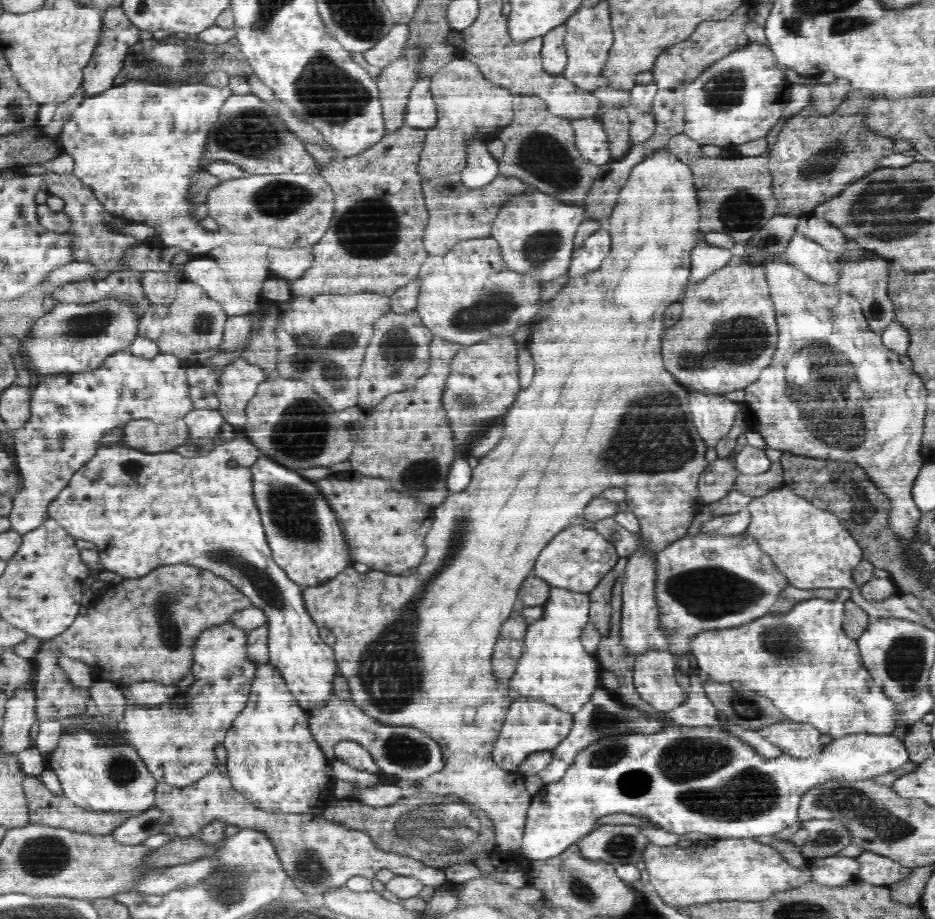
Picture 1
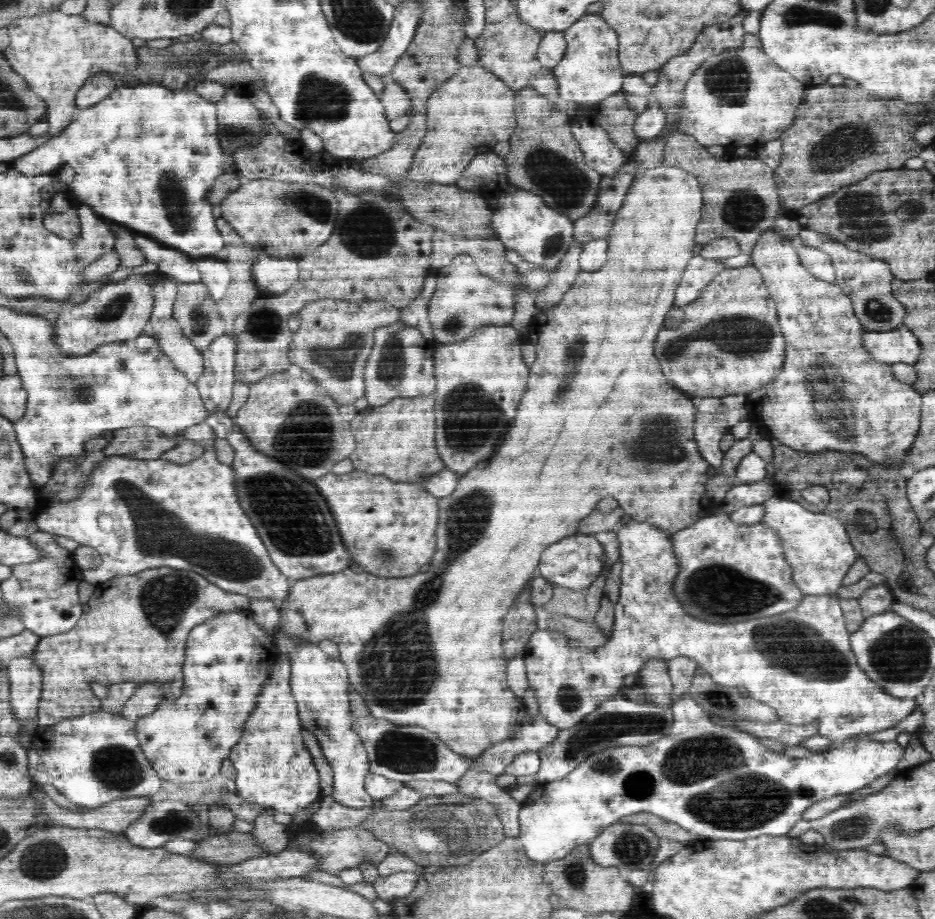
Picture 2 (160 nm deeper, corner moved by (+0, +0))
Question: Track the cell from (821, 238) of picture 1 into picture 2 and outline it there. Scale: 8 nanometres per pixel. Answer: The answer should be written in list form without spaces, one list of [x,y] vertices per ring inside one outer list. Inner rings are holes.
[[[802,229],[798,235],[804,246],[825,252],[836,264],[838,268],[836,282],[839,283],[840,289],[851,297],[855,315],[859,317],[866,330],[888,332],[903,325],[906,307],[891,293],[892,280],[895,276],[891,273],[887,262],[856,252],[822,232]]]

